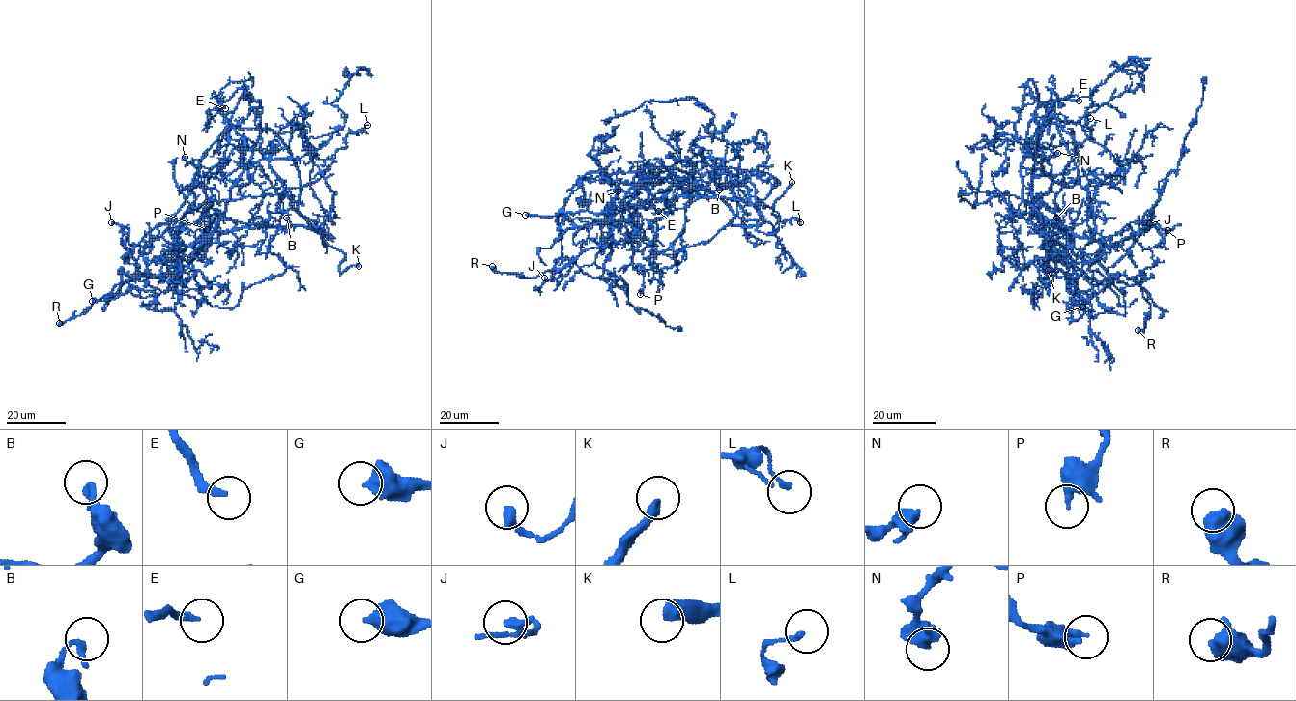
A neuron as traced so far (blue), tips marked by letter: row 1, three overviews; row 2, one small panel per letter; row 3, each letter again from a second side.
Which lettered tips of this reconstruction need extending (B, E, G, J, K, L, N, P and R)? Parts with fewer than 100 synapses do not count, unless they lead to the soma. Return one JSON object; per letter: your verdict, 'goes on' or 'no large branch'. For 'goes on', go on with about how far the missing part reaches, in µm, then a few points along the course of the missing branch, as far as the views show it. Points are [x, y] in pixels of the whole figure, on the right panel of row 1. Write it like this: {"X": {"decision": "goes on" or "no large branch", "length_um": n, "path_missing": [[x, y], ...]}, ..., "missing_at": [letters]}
{"B": {"decision": "no large branch"}, "E": {"decision": "no large branch"}, "G": {"decision": "no large branch"}, "J": {"decision": "no large branch"}, "K": {"decision": "goes on", "length_um": 10, "path_missing": [[1048, 270], [1026, 265]]}, "L": {"decision": "no large branch"}, "N": {"decision": "no large branch"}, "P": {"decision": "no large branch"}, "R": {"decision": "no large branch"}, "missing_at": ["K"]}

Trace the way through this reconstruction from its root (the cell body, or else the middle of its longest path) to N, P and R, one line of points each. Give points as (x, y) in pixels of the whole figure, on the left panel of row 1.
N: (227, 199), (260, 133), (260, 148), (270, 159), (240, 166), (220, 180), (207, 167), (188, 163), (185, 157)
P: (227, 199), (215, 230), (220, 233), (192, 251), (194, 241), (205, 234), (199, 220), (212, 222), (207, 229)
R: (227, 199), (215, 230), (187, 265), (156, 277), (148, 271), (142, 275), (132, 274), (81, 314), (59, 323)

